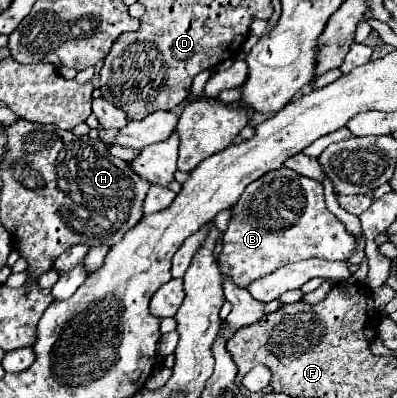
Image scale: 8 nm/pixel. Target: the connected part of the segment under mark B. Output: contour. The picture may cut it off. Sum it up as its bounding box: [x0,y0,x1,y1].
[219,167,357,287]

